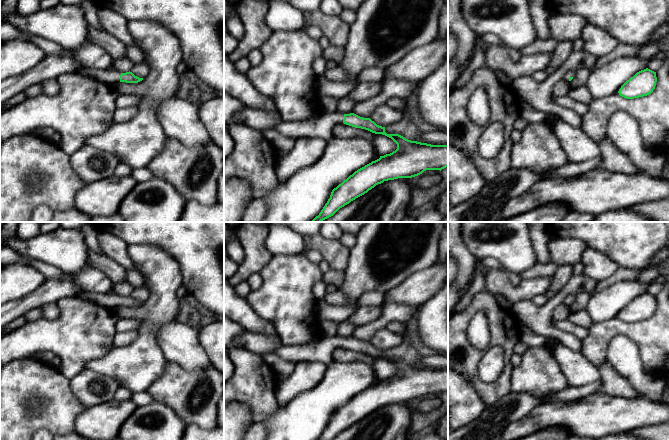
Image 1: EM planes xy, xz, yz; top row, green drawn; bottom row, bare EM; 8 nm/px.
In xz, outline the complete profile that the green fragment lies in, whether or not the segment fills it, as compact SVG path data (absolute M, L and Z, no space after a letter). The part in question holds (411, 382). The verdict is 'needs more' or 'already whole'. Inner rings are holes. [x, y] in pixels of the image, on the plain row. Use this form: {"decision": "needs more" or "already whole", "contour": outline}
{"decision": "needs more", "contour": "M322 336L314 342L302 345L283 345L274 350L273 354L293 364L302 361L321 361L328 364L332 352L342 347L385 359L397 368L397 373L358 393L334 412L318 440L333 440L340 432L384 405L412 402L426 394L441 395L448 391L448 368L431 369L408 364L399 358L387 358L385 351L354 337Z"}

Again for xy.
{"decision": "needs more", "contour": "M84 291L74 297L93 302L110 310L114 310L119 306L138 307L143 304L143 302L135 300L130 295L126 297L121 297L115 293L110 293L110 292L89 293Z"}

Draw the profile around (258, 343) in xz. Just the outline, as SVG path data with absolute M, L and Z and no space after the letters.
M252 332L242 333L234 340L234 344L259 355L273 354L274 350L284 345L278 334L267 336Z

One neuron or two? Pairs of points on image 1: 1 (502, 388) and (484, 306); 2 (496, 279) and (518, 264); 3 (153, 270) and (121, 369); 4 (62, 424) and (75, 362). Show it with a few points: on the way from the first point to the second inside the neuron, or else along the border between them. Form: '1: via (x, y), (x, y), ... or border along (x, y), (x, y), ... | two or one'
1: via (507, 368), (507, 340), (503, 335), (501, 326) | one
2: border along (505, 269), (509, 272) | two
3: via (156, 295), (156, 311), (151, 316), (145, 344) | one
4: border along (57, 369), (70, 379) | two

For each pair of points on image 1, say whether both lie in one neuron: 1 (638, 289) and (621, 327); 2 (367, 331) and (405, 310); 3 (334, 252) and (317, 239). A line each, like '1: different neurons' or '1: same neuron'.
1: different neurons
2: same neuron
3: same neuron

